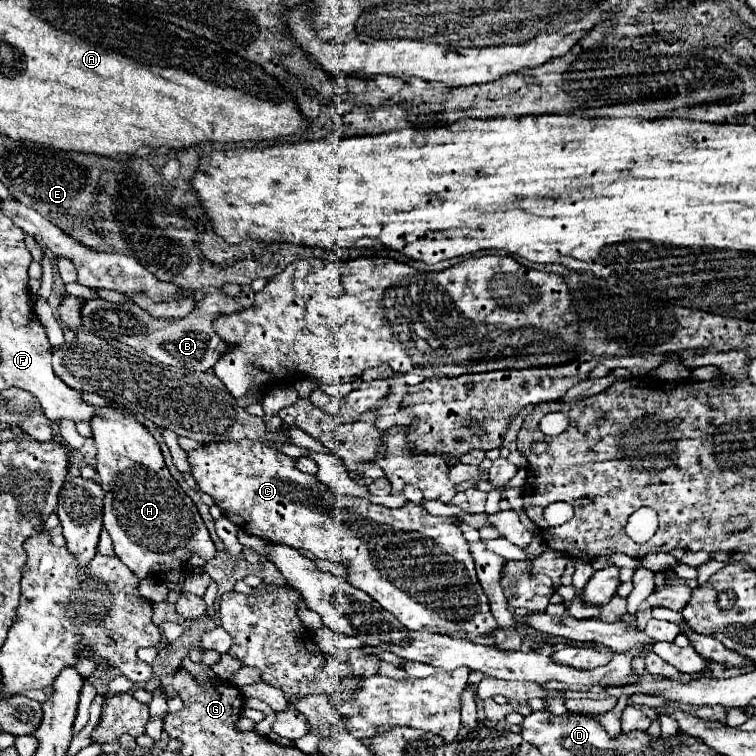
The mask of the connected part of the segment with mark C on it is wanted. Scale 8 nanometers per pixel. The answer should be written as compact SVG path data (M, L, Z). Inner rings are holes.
M251 439L229 441L229 443L205 443L203 447L199 447L195 451L189 451L187 455L189 455L189 465L191 465L191 475L199 483L199 489L203 493L209 493L217 501L217 507L223 511L223 515L229 517L241 531L245 531L249 535L255 535L255 537L259 537L267 543L281 543L281 545L289 545L289 547L295 547L295 549L307 549L315 557L329 559L333 563L343 563L347 567L349 585L353 585L353 587L365 591L369 597L373 597L385 611L393 613L407 629L411 629L411 631L431 631L431 633L443 633L443 635L449 635L449 637L467 637L469 639L469 637L493 633L493 629L497 627L493 615L489 613L487 597L485 597L485 593L483 593L483 589L477 581L475 563L473 563L473 557L469 553L469 543L463 537L463 531L459 529L459 523L455 523L451 517L435 517L421 503L411 503L411 501L407 501L403 507L389 509L385 505L375 505L367 499L359 499L359 497L333 497L333 493L329 493L329 489L325 489L325 485L321 485L321 481L317 481L315 475L301 473L295 467L295 459L283 455L281 451L265 447L259 441L251 441Z

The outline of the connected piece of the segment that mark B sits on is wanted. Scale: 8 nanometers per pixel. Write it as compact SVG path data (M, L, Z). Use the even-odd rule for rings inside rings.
M245 285L241 289L243 289L243 295L239 299L231 299L229 295L217 293L217 291L207 293L187 317L171 319L171 321L155 319L135 303L109 303L105 299L85 299L85 305L81 305L81 321L83 321L83 329L97 333L97 337L119 341L127 347L133 347L153 357L155 361L163 365L181 367L185 371L207 371L215 365L215 361L225 351L229 351L229 343L223 343L217 337L213 329L213 321L219 315L225 315L225 313L231 315L253 305L255 293L251 291L251 287Z

